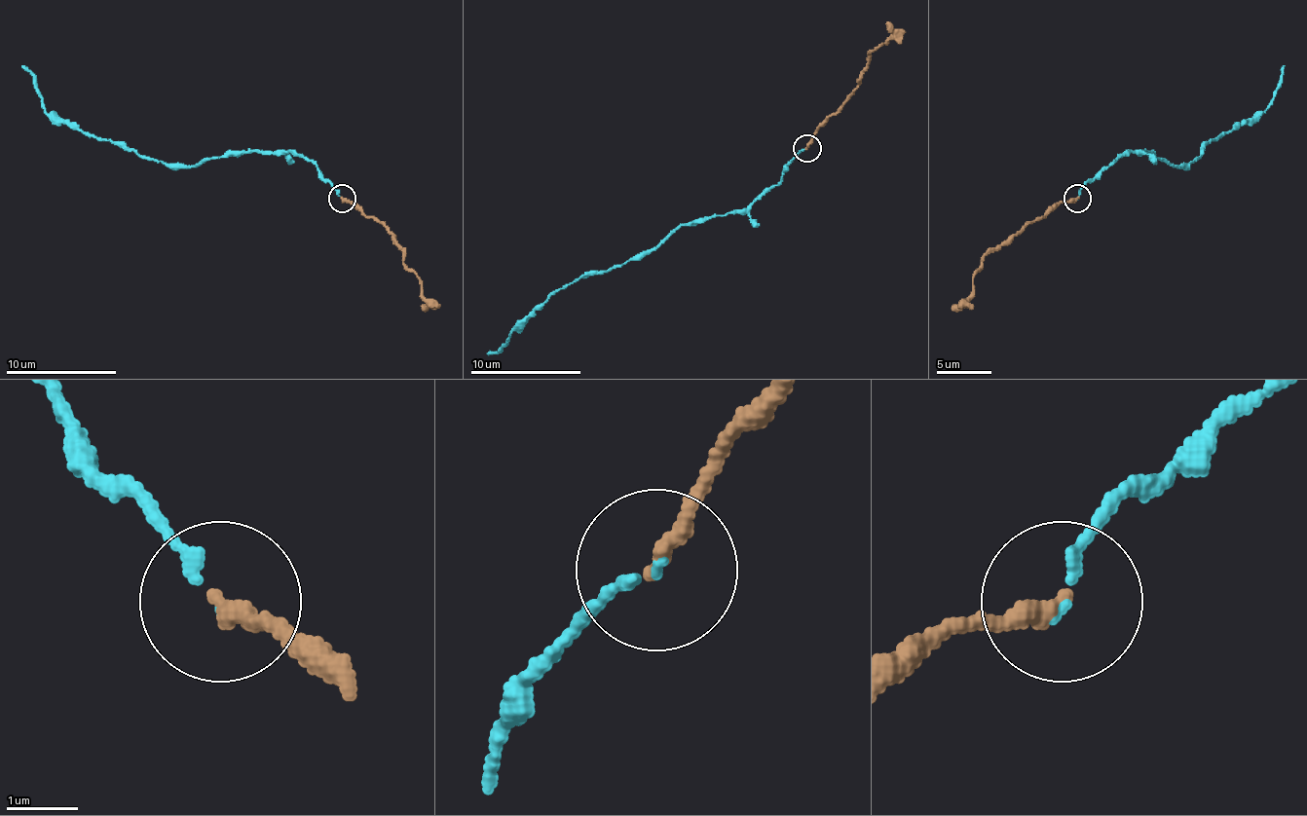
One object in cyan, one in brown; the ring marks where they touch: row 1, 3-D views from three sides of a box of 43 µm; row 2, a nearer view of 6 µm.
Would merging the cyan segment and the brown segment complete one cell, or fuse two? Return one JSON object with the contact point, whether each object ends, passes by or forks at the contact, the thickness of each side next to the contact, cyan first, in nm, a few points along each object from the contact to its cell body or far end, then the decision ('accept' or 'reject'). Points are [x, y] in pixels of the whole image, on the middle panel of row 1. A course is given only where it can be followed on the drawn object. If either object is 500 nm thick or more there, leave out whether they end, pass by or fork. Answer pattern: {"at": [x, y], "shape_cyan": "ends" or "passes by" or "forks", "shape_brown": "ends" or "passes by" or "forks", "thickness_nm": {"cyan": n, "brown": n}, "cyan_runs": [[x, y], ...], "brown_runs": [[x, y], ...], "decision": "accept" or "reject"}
{"at": [807, 148], "shape_cyan": "ends", "shape_brown": "ends", "thickness_nm": {"cyan": 120, "brown": 240}, "cyan_runs": [[806, 148], [754, 204], [682, 223], [652, 250], [572, 280], [552, 292], [497, 350], [486, 352]], "brown_runs": [[806, 148], [817, 129], [856, 88], [867, 65], [867, 55], [880, 44], [886, 44], [889, 21]], "decision": "accept"}

